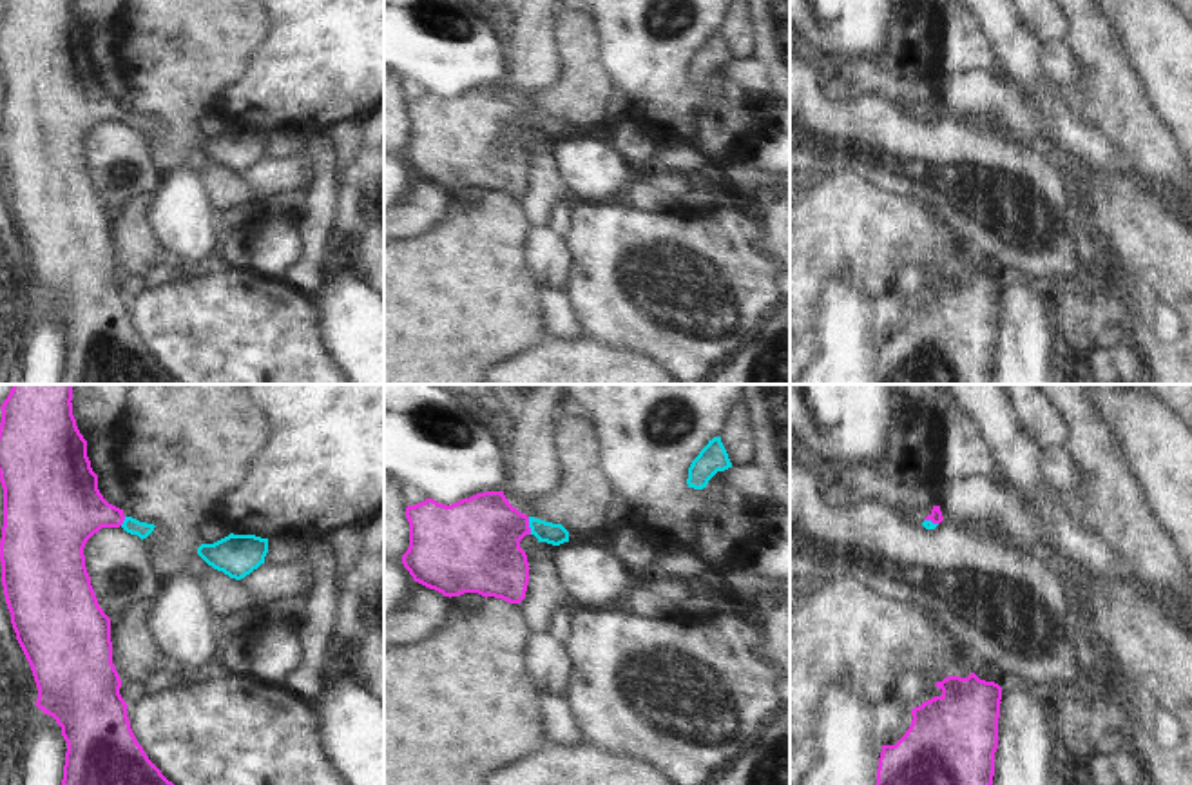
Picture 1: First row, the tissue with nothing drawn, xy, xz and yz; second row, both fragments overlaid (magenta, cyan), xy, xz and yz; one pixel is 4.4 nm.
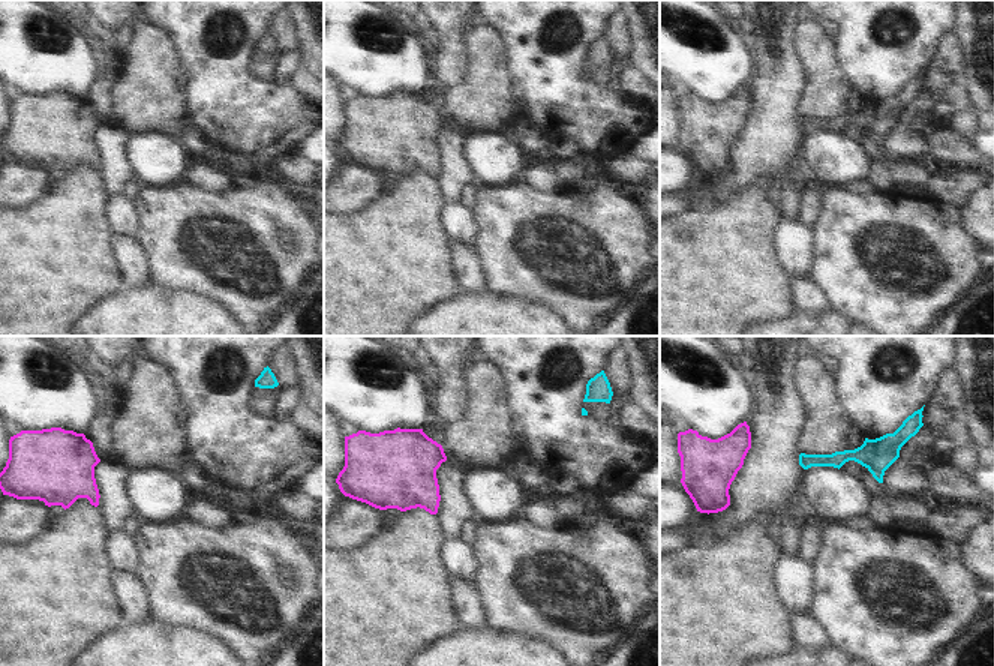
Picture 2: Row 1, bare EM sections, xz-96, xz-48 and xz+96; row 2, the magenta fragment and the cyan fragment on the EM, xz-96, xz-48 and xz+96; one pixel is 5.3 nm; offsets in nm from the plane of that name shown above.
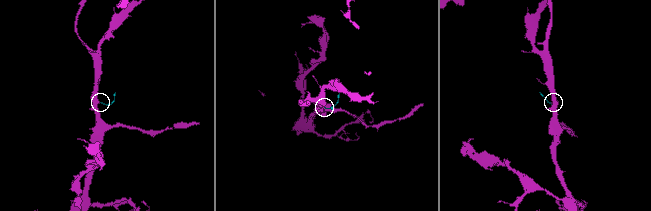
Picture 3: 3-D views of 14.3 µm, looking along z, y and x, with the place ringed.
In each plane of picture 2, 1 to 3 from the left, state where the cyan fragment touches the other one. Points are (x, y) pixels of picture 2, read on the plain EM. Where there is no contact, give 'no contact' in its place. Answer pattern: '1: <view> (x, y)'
1: no contact
2: no contact
3: no contact

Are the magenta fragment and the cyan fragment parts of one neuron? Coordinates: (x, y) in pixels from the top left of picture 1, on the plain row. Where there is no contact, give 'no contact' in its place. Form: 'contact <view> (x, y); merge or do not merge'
contact xz (528, 120); merge

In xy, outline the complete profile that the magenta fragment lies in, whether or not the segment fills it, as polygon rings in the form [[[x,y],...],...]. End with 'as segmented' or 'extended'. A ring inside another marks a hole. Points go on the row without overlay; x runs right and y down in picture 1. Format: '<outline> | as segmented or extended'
[[[72,0],[0,2],[2,179],[38,281],[36,301],[56,314],[67,335],[60,384],[179,384],[149,354],[130,323],[112,257],[111,212],[98,198],[83,149],[87,134],[101,121],[121,120],[143,134],[156,120],[125,111],[103,92]]] | extended

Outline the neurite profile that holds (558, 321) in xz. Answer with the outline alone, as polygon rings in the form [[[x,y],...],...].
[[[545,283],[540,286],[540,317],[547,337],[574,339],[583,335],[569,308],[563,286]]]

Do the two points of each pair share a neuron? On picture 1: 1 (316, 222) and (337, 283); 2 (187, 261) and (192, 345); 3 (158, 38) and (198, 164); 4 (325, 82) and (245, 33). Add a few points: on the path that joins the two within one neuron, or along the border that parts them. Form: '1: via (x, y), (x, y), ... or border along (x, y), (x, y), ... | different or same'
1: border along (330, 258), (323, 281), (312, 296) | different
2: border along (163, 272), (194, 274) | different
3: via (176, 69), (176, 133) | same
4: border along (269, 19), (267, 37), (238, 78) | different

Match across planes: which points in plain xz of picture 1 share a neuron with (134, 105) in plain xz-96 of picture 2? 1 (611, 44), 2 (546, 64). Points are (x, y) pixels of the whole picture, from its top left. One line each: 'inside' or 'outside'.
1: outside
2: outside

